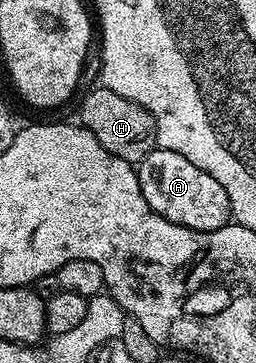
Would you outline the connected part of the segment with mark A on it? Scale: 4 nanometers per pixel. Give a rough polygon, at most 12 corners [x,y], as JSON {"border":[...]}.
{"border":[[157,147],[137,172],[157,215],[205,233],[228,224],[225,187]]}

